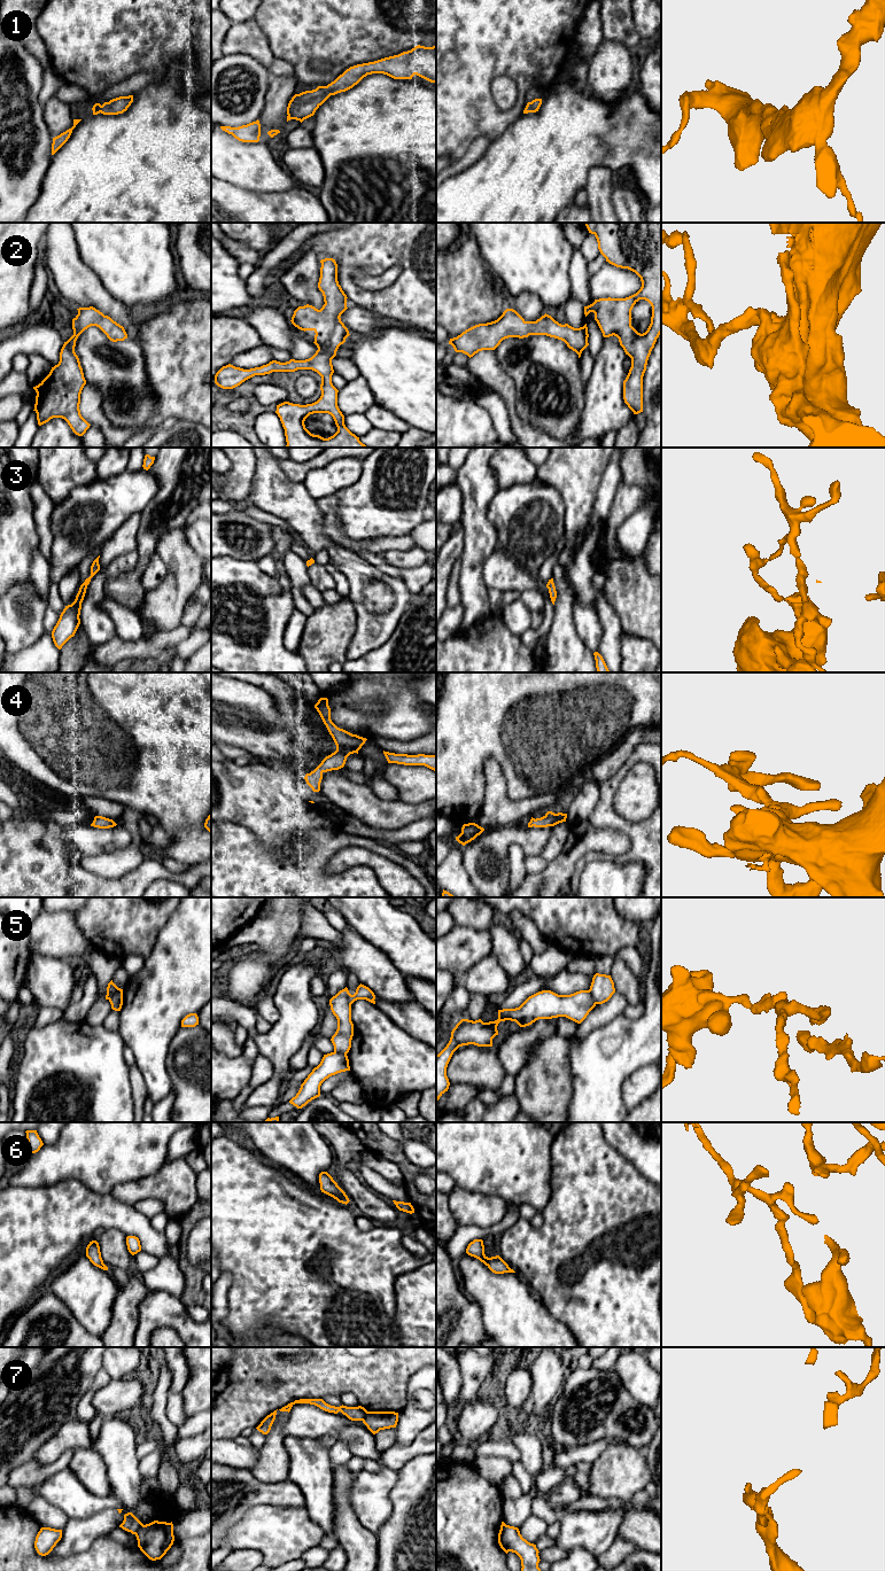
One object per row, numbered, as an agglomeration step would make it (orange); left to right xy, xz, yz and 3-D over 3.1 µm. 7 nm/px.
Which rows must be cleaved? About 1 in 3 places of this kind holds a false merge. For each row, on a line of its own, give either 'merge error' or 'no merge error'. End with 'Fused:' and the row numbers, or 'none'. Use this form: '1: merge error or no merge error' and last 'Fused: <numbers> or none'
1: no merge error
2: no merge error
3: no merge error
4: no merge error
5: merge error
6: no merge error
7: merge error
Fused: 5, 7

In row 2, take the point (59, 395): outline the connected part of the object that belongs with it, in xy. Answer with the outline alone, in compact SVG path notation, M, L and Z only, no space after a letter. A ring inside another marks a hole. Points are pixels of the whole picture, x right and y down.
M93 306L77 310L78 314L72 319L73 335L64 342L59 364L33 387L37 392L33 411L37 413L39 426L53 418L62 418L76 435L83 436L91 425L81 417L79 410L80 394L86 380L75 352L76 341L91 326L99 327L112 342L124 341L127 334L123 326Z

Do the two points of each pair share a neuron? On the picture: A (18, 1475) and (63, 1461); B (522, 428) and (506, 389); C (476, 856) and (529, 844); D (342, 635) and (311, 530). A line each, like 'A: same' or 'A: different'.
A: same
B: same
C: same
D: different

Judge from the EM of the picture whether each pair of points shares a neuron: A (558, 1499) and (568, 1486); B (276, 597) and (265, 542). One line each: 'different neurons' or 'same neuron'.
A: same neuron
B: different neurons

